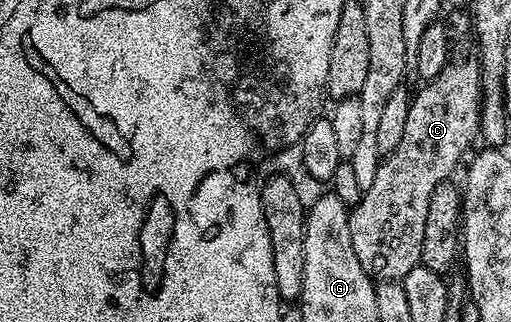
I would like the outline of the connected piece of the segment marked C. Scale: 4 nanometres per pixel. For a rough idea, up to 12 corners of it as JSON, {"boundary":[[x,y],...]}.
{"boundary":[[480,59],[414,91],[349,210],[372,279],[421,263],[425,216],[480,137]]}

